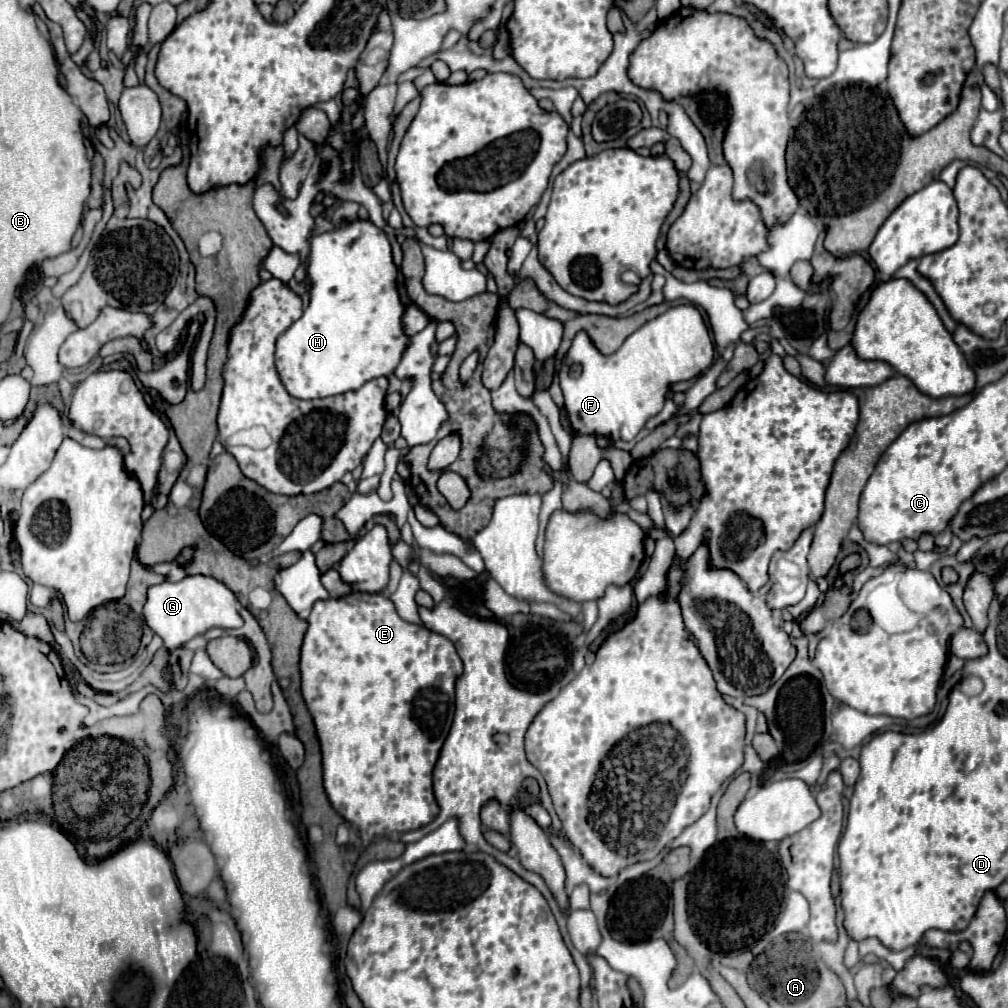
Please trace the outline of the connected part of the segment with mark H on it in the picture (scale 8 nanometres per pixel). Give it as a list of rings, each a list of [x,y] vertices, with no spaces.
[[[357,218],[353,222],[341,222],[343,224],[339,224],[335,230],[311,238],[311,254],[307,266],[311,286],[309,306],[305,308],[303,316],[277,340],[277,372],[287,392],[301,400],[337,396],[349,390],[357,390],[377,376],[389,376],[395,372],[401,354],[409,346],[409,338],[403,334],[401,328],[403,306],[395,286],[397,266],[393,264],[391,244],[385,232],[371,220]]]

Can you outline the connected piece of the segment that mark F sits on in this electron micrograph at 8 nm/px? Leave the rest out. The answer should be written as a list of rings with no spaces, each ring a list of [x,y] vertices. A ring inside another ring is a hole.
[[[691,304],[673,306],[667,312],[659,314],[657,318],[645,322],[645,326],[635,330],[613,354],[601,354],[599,350],[593,348],[593,342],[587,338],[587,334],[579,332],[573,338],[571,348],[567,350],[559,372],[559,386],[563,390],[565,412],[569,416],[571,428],[577,434],[609,436],[613,440],[633,440],[645,426],[645,422],[657,412],[661,412],[669,386],[673,382],[691,380],[699,376],[707,366],[711,366],[711,362],[713,362],[713,342],[709,338],[709,332],[705,328],[699,310]],[[653,334],[673,334],[673,346],[663,346],[663,340],[657,342]]]

